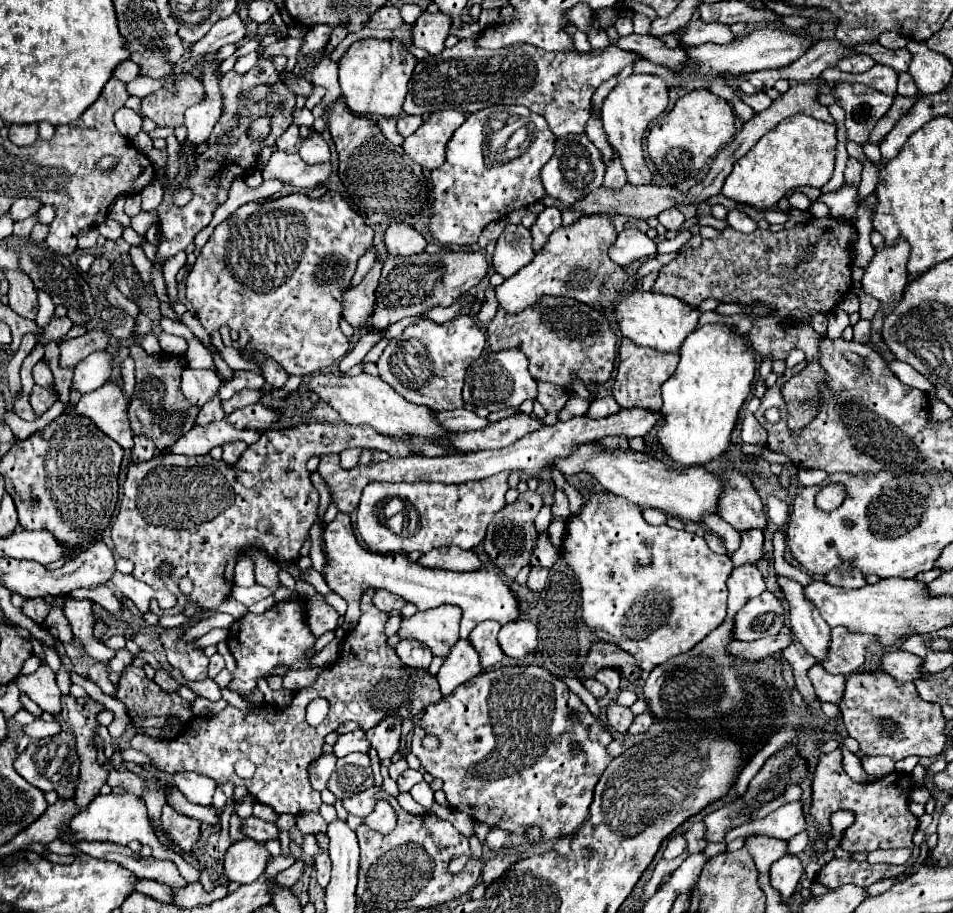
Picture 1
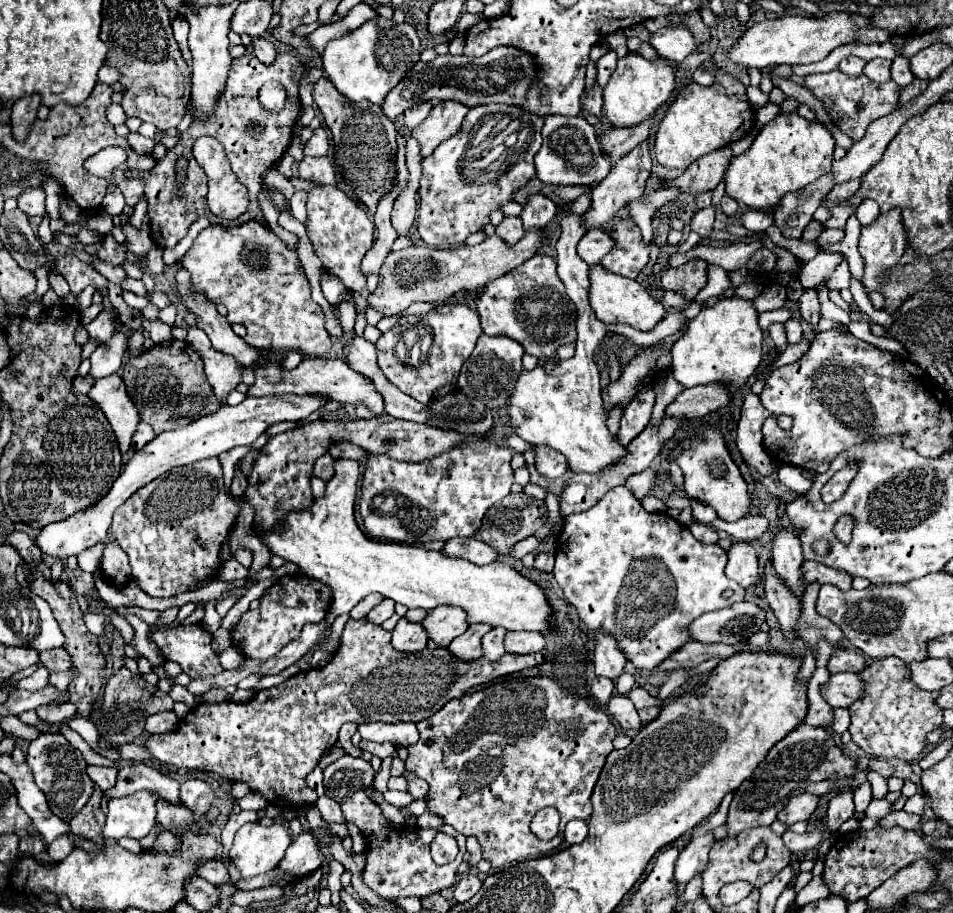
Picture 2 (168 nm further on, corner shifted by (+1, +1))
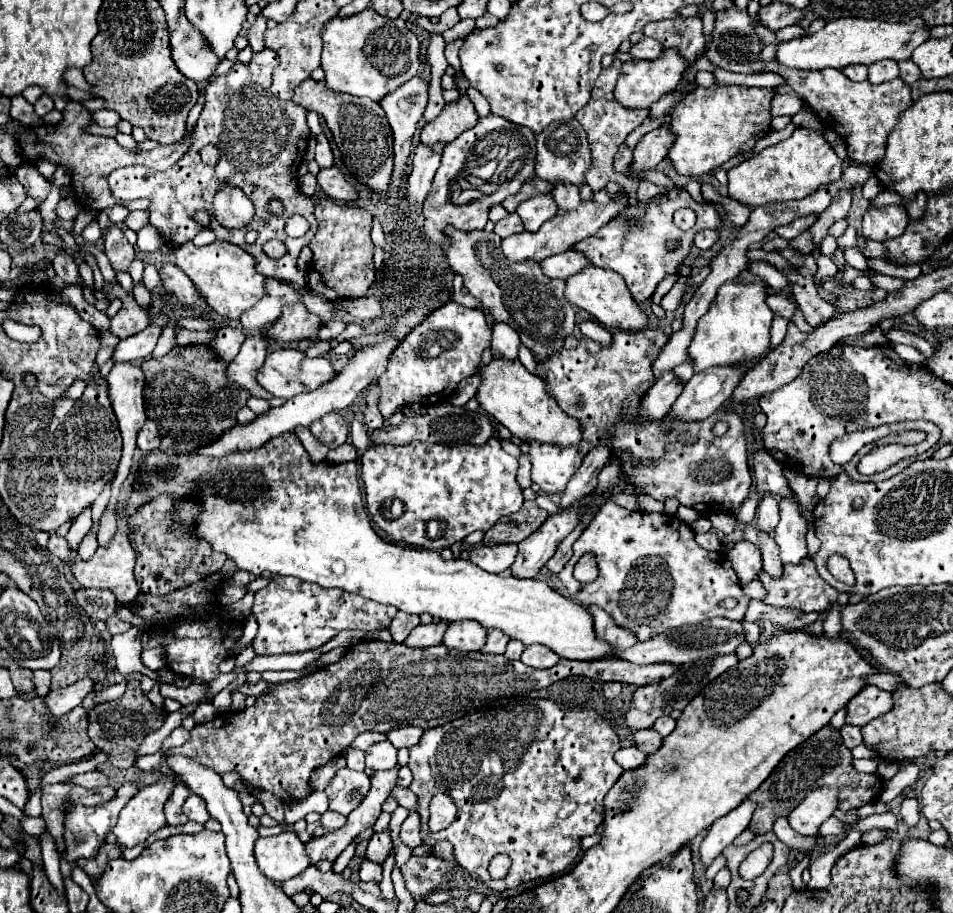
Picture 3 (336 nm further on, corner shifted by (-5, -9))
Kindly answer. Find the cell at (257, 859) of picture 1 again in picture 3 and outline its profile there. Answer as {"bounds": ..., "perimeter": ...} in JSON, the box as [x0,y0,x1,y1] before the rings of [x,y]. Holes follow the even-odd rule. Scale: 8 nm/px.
{"bounds":[256,830,310,882],"perimeter":[[[286,830],[278,836],[258,838],[256,862],[260,872],[264,872],[274,882],[294,878],[310,866],[306,846],[298,840],[298,836],[292,830]]]}

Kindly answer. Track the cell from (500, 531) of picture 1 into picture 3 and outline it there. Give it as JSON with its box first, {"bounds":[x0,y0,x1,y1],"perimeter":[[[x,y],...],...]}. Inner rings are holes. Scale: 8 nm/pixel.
{"bounds":[484,500,548,546],"perimeter":[[[526,500],[524,506],[516,514],[508,514],[494,524],[486,536],[484,544],[494,546],[494,544],[518,544],[524,538],[528,538],[534,530],[540,528],[540,524],[548,518],[548,512],[542,510],[534,500]]]}

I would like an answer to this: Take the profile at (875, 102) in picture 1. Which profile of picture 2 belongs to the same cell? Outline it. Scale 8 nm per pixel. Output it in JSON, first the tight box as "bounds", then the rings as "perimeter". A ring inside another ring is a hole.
{"bounds":[804,70,900,140],"perimeter":[[[832,70],[828,74],[812,74],[812,76],[806,76],[804,78],[804,84],[806,88],[810,88],[814,92],[814,96],[818,96],[826,110],[830,112],[830,116],[834,118],[834,122],[838,124],[838,128],[850,136],[852,140],[860,140],[864,134],[866,134],[866,128],[870,122],[890,114],[892,110],[896,110],[896,104],[898,104],[898,96],[900,96],[900,86],[894,84],[894,80],[890,82],[884,82],[884,84],[874,84],[870,82],[866,76],[858,76],[856,80],[850,80],[848,76],[844,78],[842,72],[838,70]],[[846,82],[856,82],[858,88],[860,88],[860,98],[848,98],[846,92],[844,92],[844,84]]]}

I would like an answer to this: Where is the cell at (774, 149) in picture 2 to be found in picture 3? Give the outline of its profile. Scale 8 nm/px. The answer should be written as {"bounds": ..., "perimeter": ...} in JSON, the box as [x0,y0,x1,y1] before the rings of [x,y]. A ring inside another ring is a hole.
{"bounds":[728,128,842,208],"perimeter":[[[796,128],[788,140],[764,148],[760,154],[744,160],[728,170],[728,194],[730,198],[756,208],[768,202],[800,200],[814,194],[820,186],[832,184],[842,176],[842,160],[820,132],[808,128]]]}

